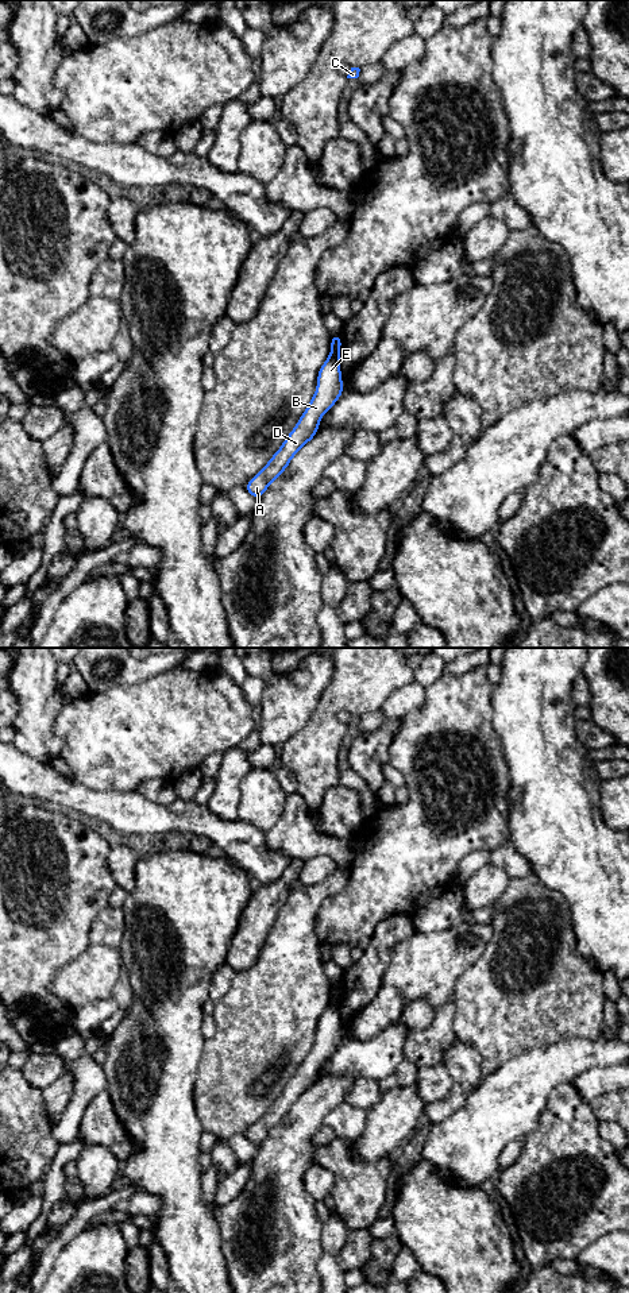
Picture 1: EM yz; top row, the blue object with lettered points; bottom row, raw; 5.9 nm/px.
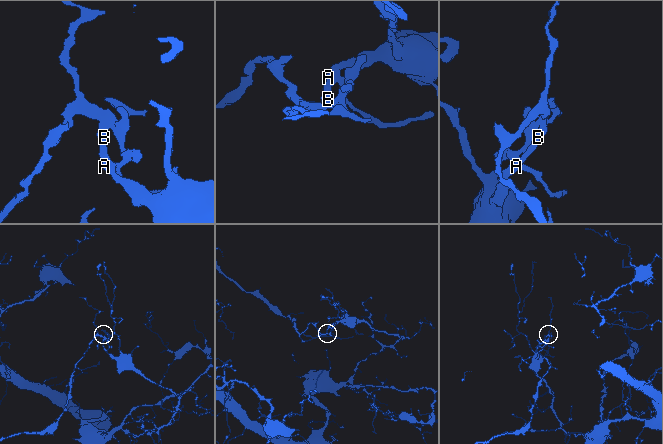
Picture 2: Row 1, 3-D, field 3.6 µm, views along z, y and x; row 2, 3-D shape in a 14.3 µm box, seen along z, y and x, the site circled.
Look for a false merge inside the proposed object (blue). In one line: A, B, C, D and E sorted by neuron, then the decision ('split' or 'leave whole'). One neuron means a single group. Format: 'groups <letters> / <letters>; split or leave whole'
groups A B D E / C; split

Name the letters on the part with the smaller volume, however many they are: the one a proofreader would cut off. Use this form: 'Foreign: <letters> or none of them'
Foreign: C

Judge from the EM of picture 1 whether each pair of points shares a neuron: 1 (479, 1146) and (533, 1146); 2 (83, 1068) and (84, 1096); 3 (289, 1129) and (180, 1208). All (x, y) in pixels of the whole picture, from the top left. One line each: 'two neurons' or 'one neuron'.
1: two neurons
2: one neuron
3: two neurons

